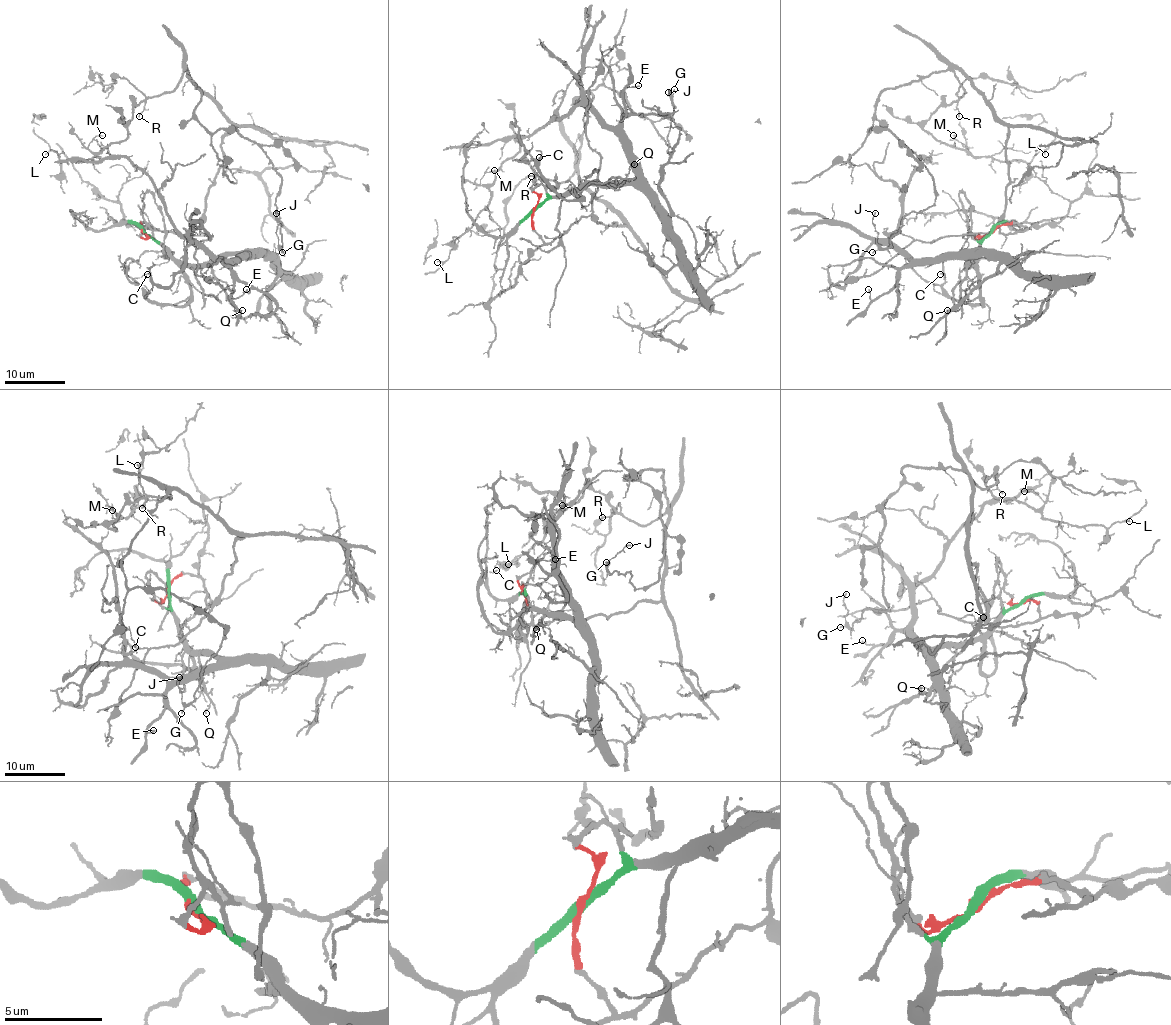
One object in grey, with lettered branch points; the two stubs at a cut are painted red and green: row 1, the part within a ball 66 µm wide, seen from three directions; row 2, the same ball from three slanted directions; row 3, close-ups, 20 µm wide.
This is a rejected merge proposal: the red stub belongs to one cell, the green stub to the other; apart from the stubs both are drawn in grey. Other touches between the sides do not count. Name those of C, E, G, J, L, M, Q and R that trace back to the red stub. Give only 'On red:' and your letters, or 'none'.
On red: G, J, L, M, R

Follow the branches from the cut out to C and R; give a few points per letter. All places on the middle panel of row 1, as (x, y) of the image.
C: (535, 209), (552, 197), (572, 194), (582, 197), (564, 200), (534, 160), (528, 162), (535, 162), (540, 157)
R: (535, 209), (534, 230), (546, 242), (588, 215), (607, 226), (625, 224), (578, 172), (564, 181), (531, 175)

